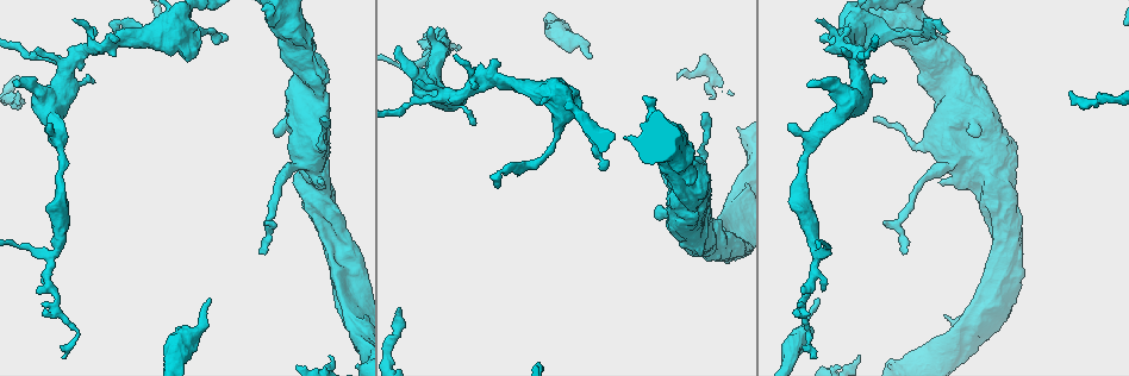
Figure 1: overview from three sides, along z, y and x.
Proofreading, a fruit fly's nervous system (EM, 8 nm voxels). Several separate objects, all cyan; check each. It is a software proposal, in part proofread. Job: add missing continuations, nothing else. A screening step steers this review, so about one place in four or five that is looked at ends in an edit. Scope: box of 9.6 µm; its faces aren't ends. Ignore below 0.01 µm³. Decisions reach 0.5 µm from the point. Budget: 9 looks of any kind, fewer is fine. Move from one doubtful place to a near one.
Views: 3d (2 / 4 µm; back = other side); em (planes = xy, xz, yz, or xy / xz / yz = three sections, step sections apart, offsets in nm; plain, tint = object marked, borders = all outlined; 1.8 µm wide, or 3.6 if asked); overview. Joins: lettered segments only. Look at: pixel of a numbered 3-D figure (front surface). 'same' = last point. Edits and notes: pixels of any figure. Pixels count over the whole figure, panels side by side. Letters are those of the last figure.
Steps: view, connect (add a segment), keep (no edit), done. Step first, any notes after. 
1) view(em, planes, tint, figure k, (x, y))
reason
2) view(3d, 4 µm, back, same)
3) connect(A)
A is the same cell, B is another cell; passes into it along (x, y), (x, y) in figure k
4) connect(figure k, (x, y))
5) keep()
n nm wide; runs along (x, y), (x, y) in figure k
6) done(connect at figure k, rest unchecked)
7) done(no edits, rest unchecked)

view(3d, 2 µm, figure 1, (434, 30))
stops while still wide

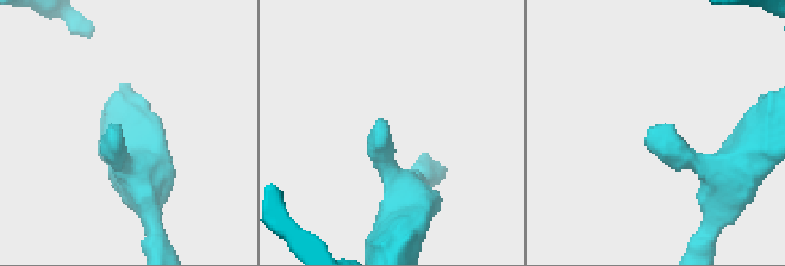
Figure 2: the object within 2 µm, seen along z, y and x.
view(em, planes, tint, figure 2, (386, 129))

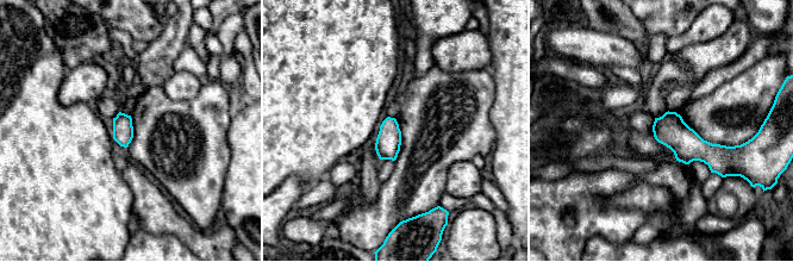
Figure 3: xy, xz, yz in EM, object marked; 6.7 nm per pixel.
view(em, planes, borders, same)

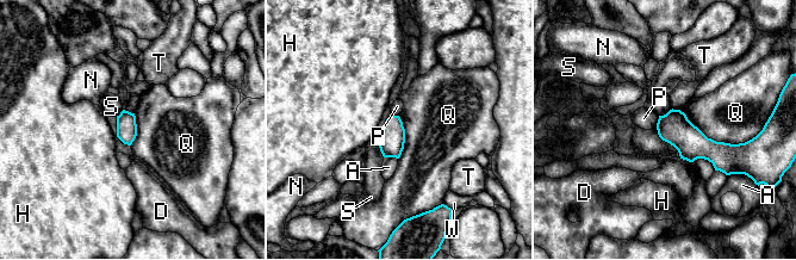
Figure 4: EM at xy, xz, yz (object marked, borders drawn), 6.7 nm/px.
keep()
A, D, H, N, P, Q, S, T and W are other cells; border along (679, 110), (708, 137), (747, 141) in figure 4; no lettered segment goes on from it

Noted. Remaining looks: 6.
view(em, xz, step 16, tint, figure 1, (260, 254))
branch stops here

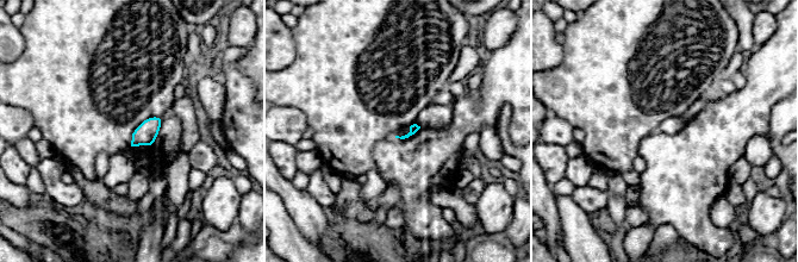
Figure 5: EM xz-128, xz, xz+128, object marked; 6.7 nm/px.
view(em, planes, borders, same)
cut it another way

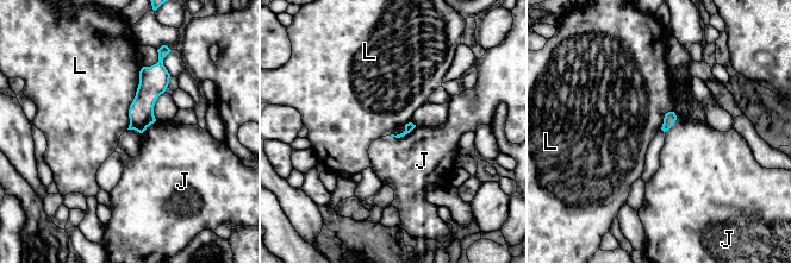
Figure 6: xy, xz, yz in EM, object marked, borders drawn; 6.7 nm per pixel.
keep()
J and L are other cells; border along (142, 68), (126, 129) in figure 6; none of them fits

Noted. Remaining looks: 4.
view(em, xy, step 16, tint, figure 1, (331, 356))

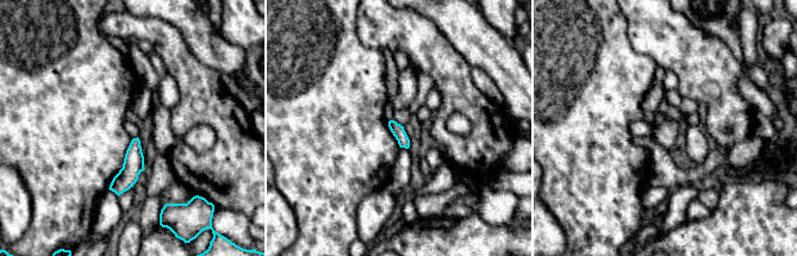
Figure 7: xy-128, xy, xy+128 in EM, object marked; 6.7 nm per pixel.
view(em, planes, borders, same)
another direction

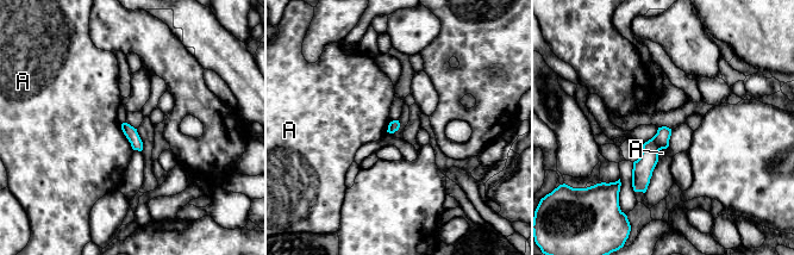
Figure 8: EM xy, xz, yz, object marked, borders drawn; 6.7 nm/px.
keep()
A is another cell; runs along (668, 131), (651, 149), (637, 188) in figure 8; no lettered segment goes on from it

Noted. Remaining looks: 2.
done(no edits, rest unchecked)

